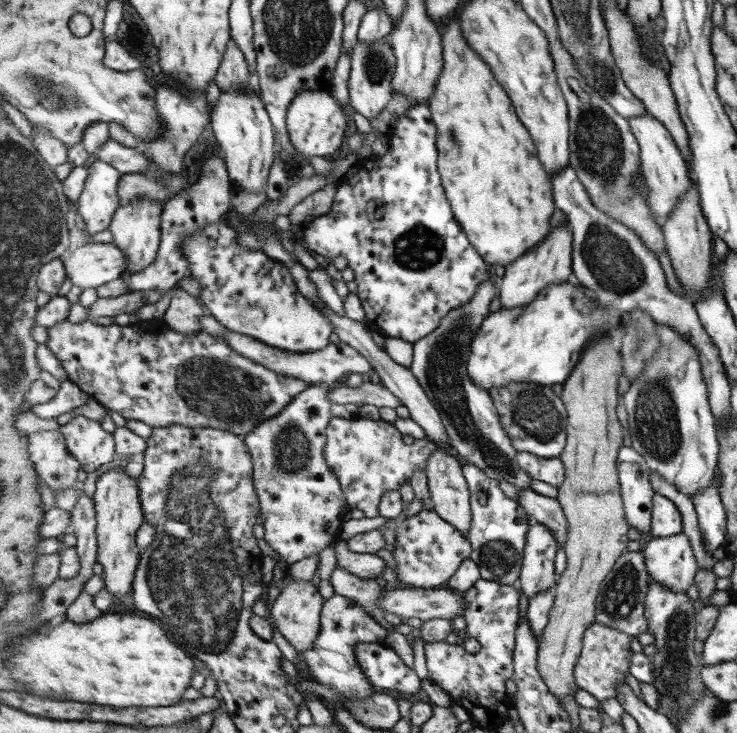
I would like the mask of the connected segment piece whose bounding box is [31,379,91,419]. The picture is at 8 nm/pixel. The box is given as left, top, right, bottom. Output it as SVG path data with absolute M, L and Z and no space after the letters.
M71 379L63 381L59 388L58 395L47 402L47 404L33 405L31 411L38 414L41 418L51 419L59 418L67 412L71 412L77 406L83 406L91 397L78 384L75 384Z

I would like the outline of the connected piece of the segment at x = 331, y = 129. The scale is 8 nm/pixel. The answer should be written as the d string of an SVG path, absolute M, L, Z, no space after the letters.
M309 90L292 102L288 108L288 133L295 149L301 155L329 156L338 153L345 143L345 130L347 130L347 115L339 101L332 95L331 90Z

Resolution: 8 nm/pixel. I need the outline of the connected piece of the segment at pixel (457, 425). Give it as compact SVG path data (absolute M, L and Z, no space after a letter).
M491 280L485 281L477 291L477 295L465 306L450 311L441 321L436 331L415 342L414 361L410 369L419 379L421 386L426 390L435 408L439 410L445 428L447 428L451 437L455 452L465 463L477 465L495 480L506 480L518 489L532 488L533 478L524 468L521 468L518 461L518 450L513 446L509 432L501 424L500 412L497 410L489 390L481 388L480 384L475 384L472 381L472 376L469 376L468 373L468 356L471 352L472 342L475 340L477 331L482 327L484 320L491 314L489 306L491 306L491 300L495 298L497 292L495 287L496 284L494 286Z

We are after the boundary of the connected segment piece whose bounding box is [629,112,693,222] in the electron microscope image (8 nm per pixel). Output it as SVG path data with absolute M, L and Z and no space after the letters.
M648 112L629 120L641 148L643 175L652 190L652 194L648 196L649 205L656 210L657 218L663 222L673 215L682 196L691 189L693 171L685 161L684 154L677 148L672 132L657 117Z

